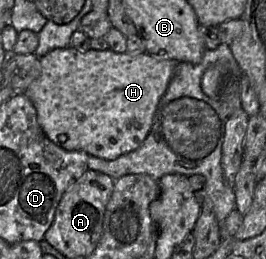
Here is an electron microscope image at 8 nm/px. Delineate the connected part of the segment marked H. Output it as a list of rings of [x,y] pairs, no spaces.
[[[71,46],[66,48],[54,49],[44,56],[40,57],[41,73],[25,90],[24,94],[31,100],[36,109],[37,122],[47,138],[57,146],[67,151],[84,151],[88,155],[113,160],[119,156],[136,150],[147,137],[153,122],[154,113],[157,105],[165,93],[168,84],[173,76],[174,67],[177,65],[176,60],[158,59],[147,52],[132,54],[129,52],[116,53],[111,49],[81,51]]]

